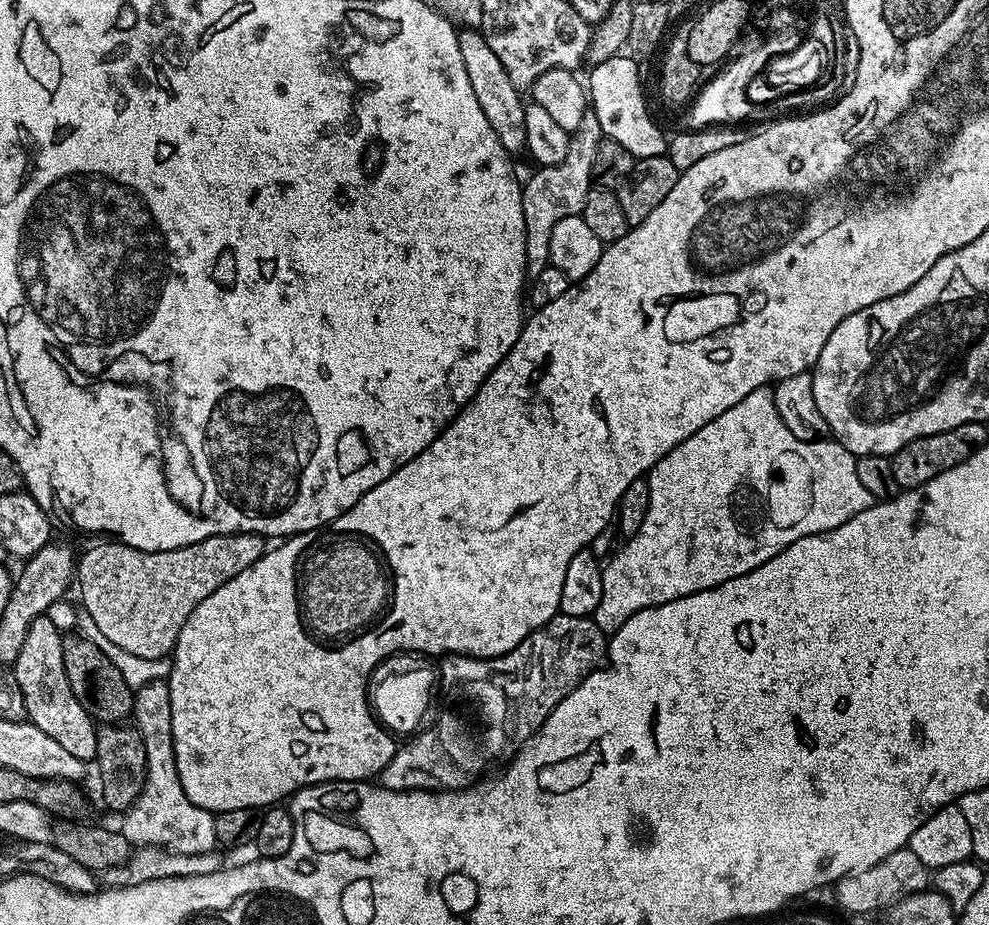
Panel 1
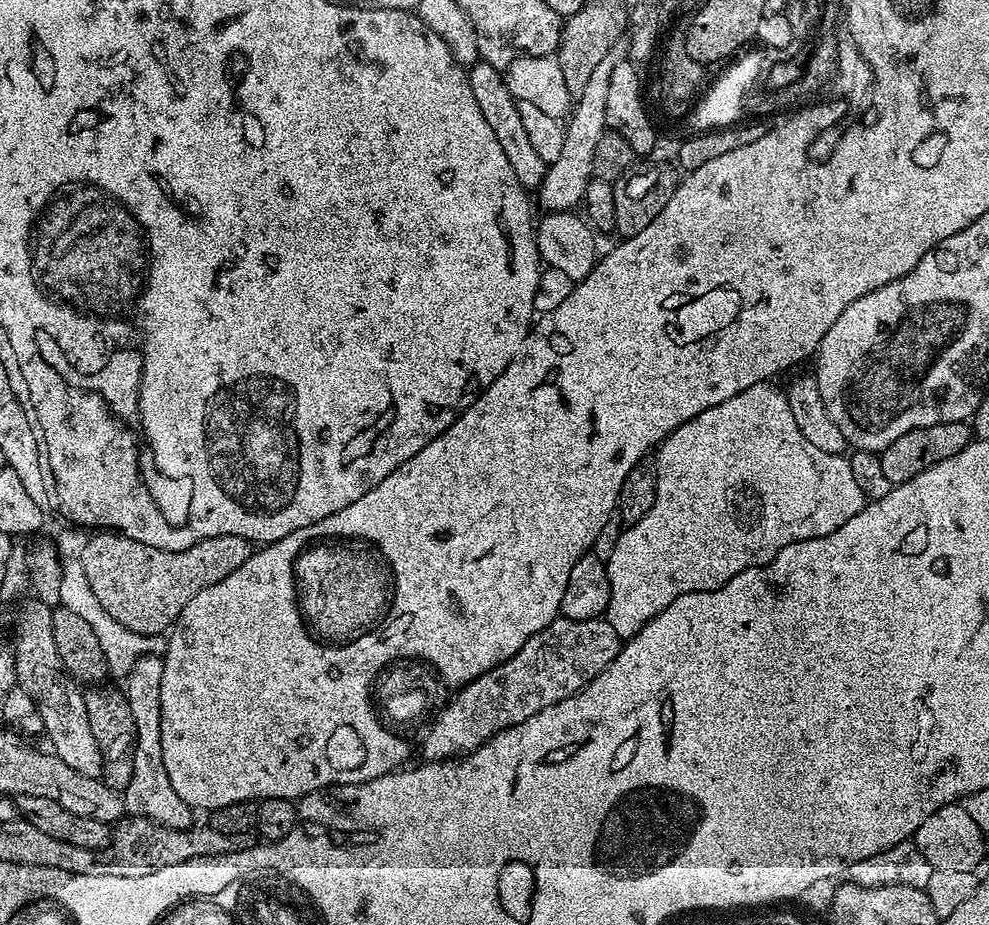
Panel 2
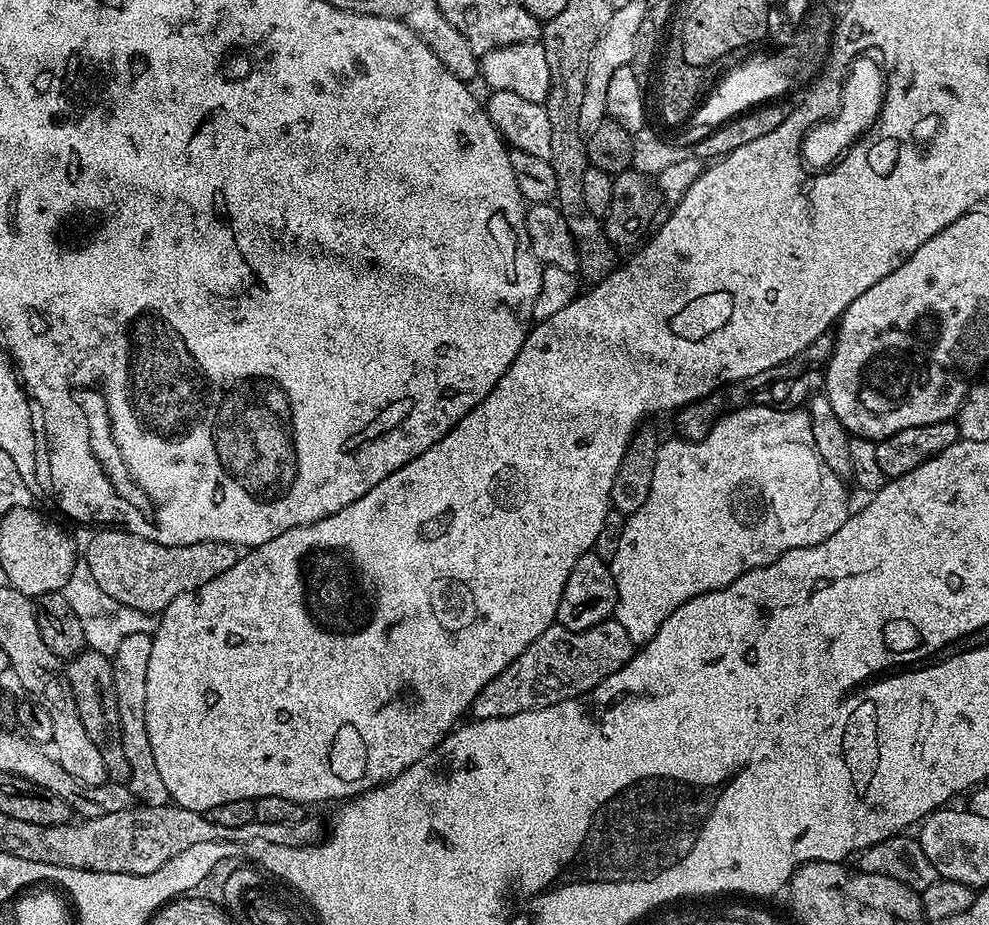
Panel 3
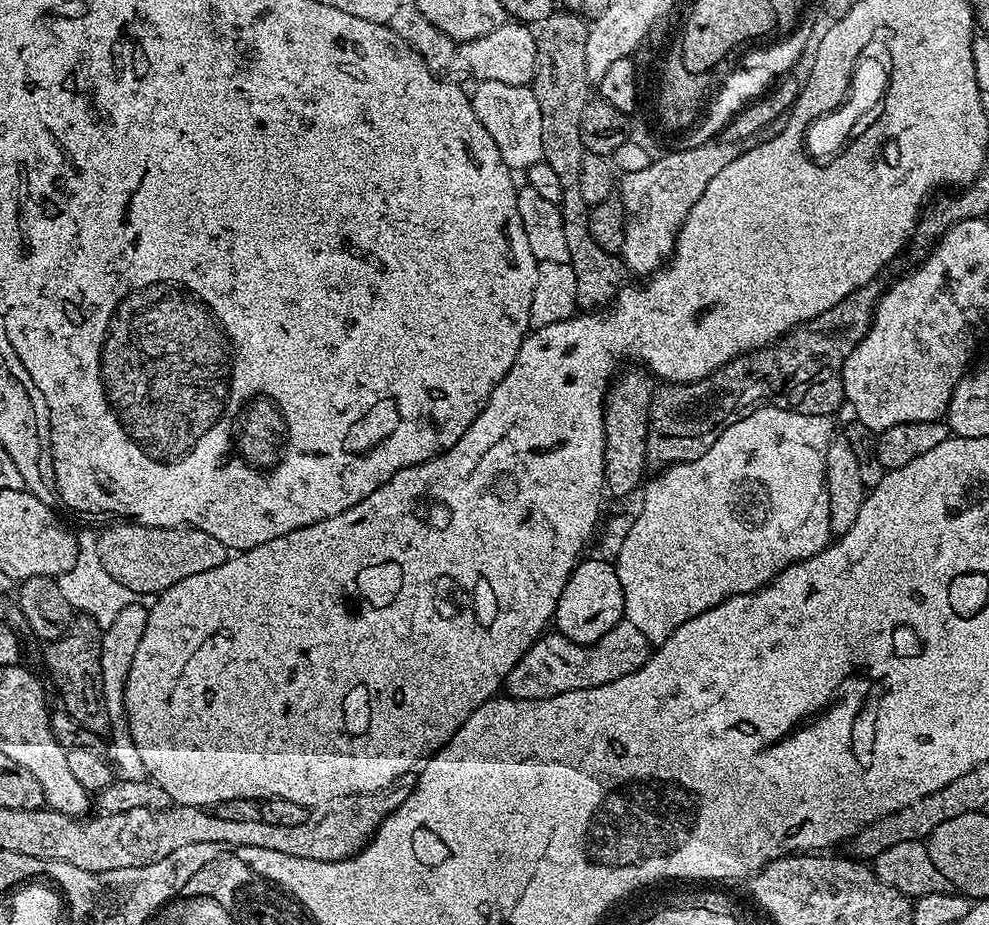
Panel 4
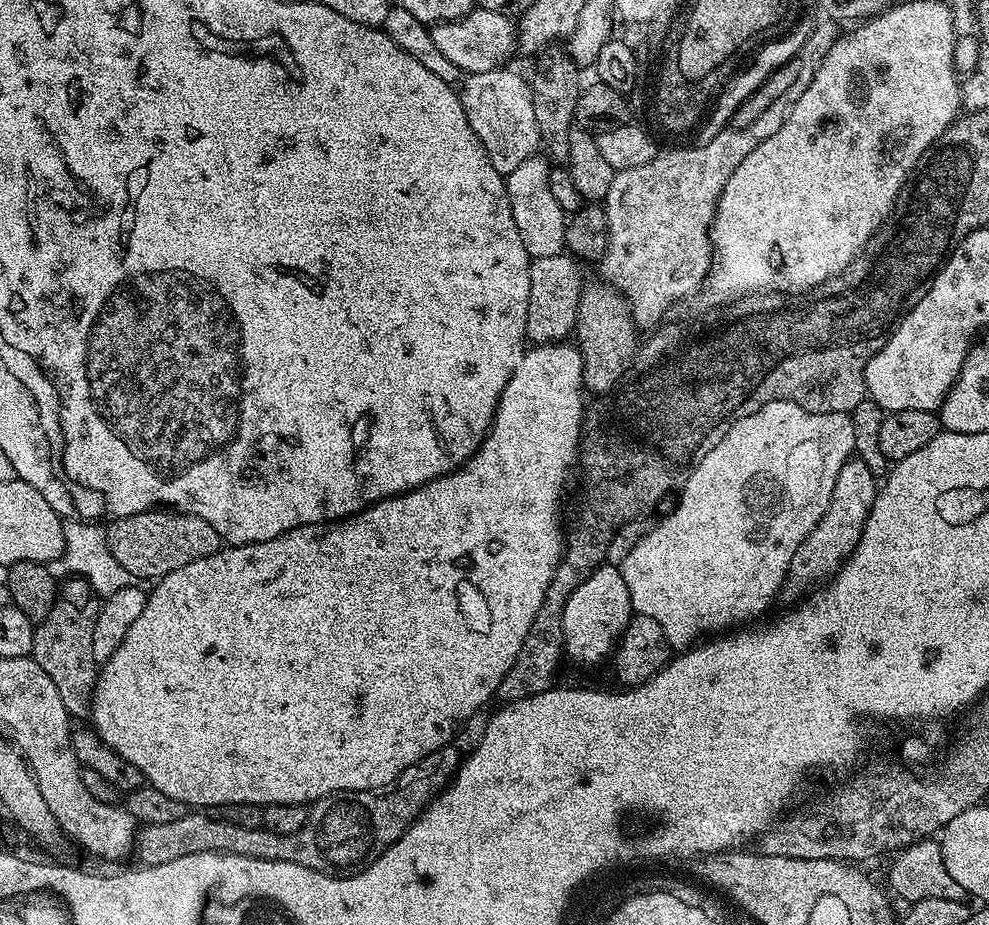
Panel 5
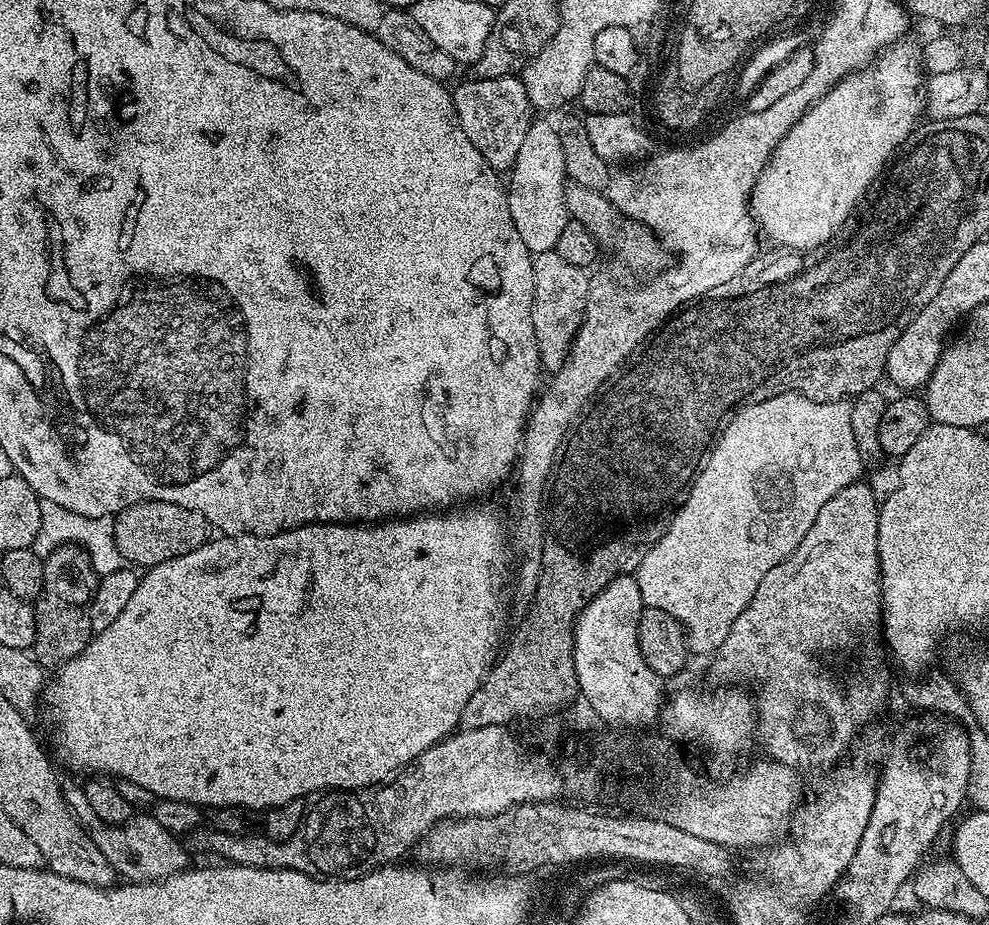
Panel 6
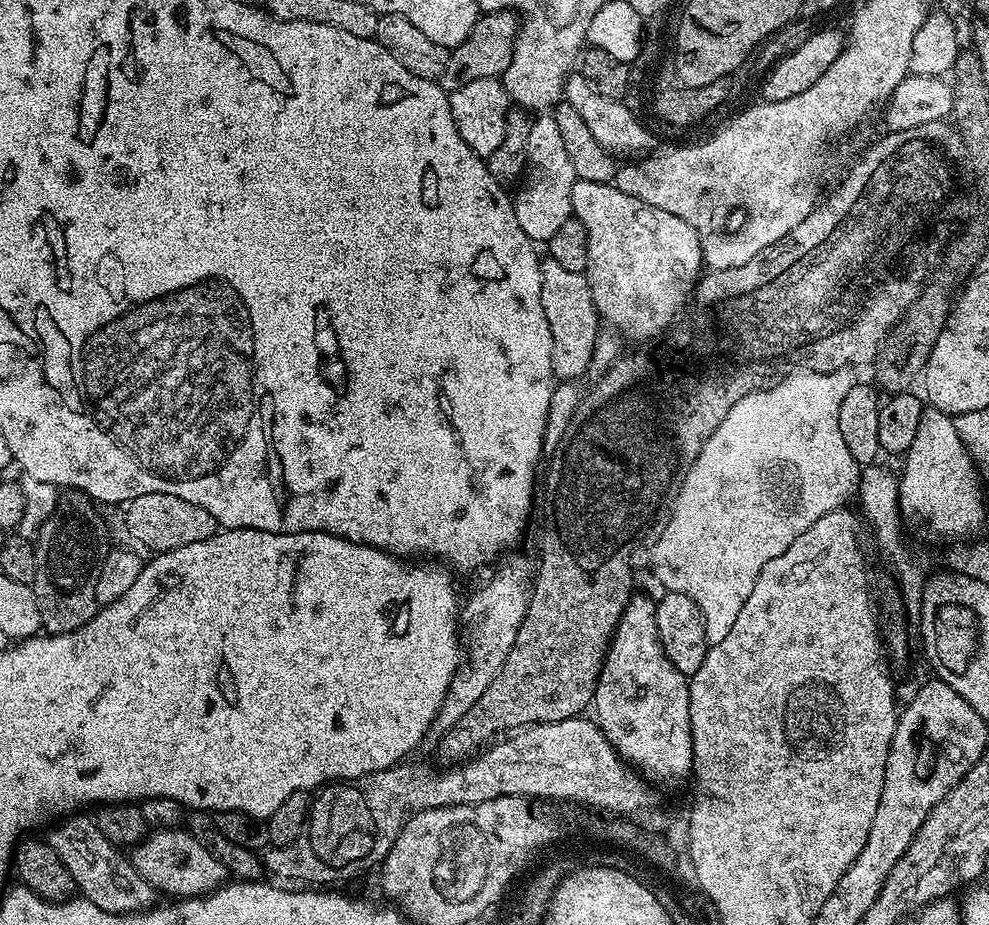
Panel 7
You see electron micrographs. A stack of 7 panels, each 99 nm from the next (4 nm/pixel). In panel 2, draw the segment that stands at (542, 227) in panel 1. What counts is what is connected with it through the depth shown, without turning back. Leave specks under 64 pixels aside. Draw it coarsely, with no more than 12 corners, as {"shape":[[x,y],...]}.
{"shape":[[615,44],[598,62],[564,124],[562,158],[538,189],[548,212],[583,201],[594,149],[608,128]]}

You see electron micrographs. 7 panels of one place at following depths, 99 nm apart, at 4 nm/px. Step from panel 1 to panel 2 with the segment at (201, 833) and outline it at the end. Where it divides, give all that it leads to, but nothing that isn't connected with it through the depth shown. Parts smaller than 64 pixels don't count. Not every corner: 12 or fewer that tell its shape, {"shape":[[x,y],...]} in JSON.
{"shape":[[159,655],[140,656],[123,689],[136,727],[124,812],[193,827],[194,809],[162,762]]}

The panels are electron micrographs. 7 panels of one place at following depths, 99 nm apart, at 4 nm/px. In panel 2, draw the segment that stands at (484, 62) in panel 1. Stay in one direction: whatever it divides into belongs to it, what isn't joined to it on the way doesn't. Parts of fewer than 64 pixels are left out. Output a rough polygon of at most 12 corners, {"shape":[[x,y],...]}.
{"shape":[[467,69],[474,102],[526,190],[548,173],[538,158],[504,72]]}

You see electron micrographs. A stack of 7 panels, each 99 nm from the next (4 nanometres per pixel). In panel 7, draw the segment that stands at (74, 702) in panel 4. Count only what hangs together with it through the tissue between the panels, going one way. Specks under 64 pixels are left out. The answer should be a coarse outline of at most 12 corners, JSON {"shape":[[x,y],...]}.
{"shape":[[69,491],[34,539],[40,627],[96,616],[97,505]]}

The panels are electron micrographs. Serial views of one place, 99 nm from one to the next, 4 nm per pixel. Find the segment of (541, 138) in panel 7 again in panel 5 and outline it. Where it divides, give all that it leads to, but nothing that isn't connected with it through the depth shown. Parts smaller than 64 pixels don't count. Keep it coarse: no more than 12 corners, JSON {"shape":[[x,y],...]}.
{"shape":[[549,161],[506,178],[514,226],[532,260],[565,251],[566,210]]}

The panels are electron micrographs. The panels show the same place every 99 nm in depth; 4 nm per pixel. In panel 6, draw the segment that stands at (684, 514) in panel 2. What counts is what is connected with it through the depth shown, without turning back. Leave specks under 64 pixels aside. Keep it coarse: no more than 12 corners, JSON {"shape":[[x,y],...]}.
{"shape":[[848,400],[724,425],[634,569],[714,654],[857,483]]}

